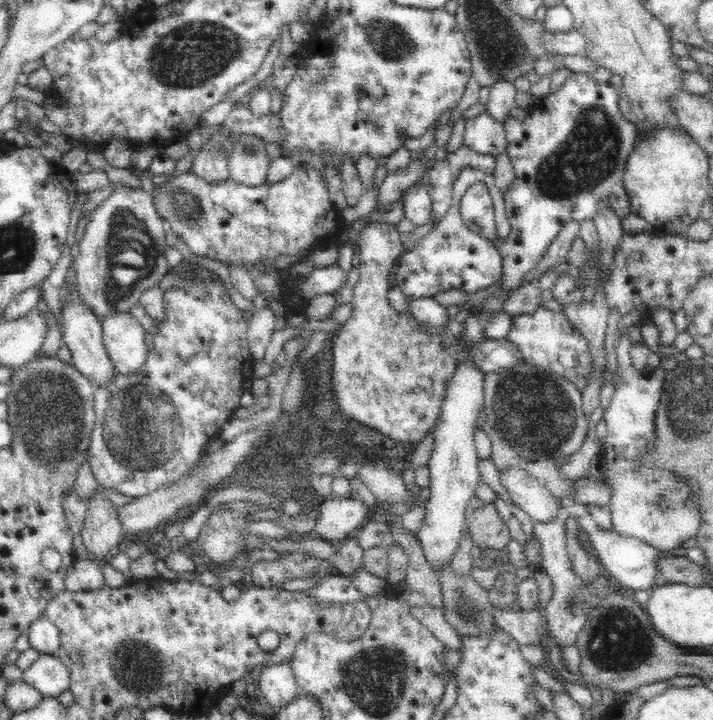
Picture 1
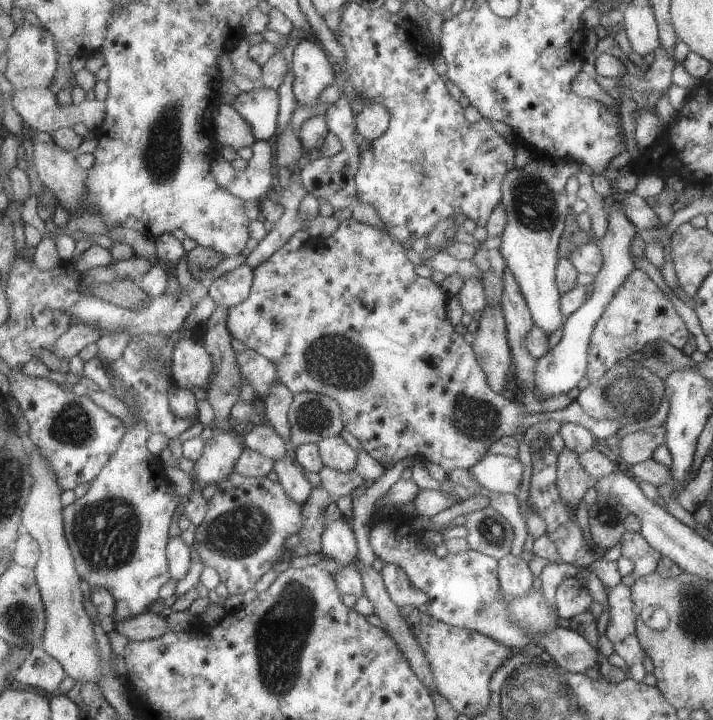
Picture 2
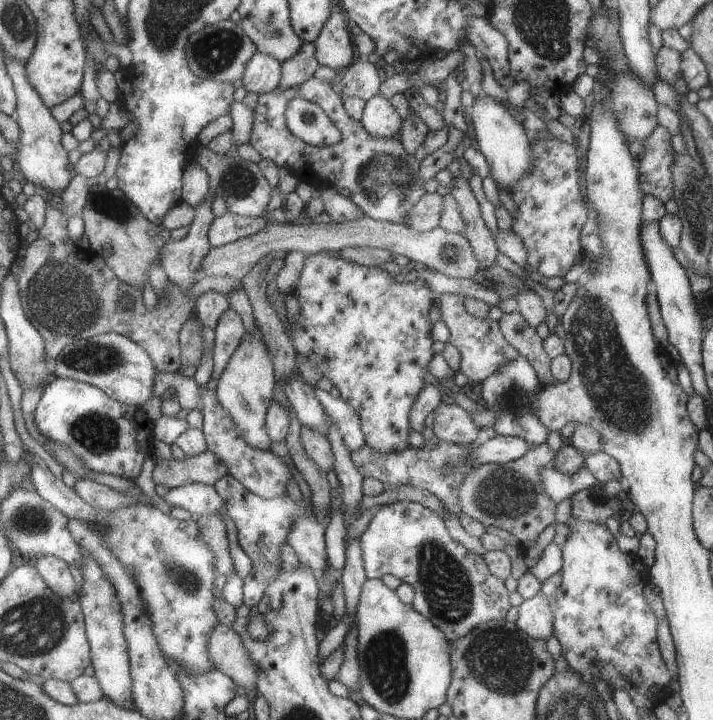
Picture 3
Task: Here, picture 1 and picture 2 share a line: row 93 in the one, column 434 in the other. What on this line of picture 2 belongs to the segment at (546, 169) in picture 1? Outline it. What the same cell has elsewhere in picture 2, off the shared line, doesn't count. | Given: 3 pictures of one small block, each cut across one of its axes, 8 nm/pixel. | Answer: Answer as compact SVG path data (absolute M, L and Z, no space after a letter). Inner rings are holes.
M401 511L397 515L384 515L381 521L378 520L374 524L371 541L372 548L374 548L378 558L382 559L385 564L403 566L408 571L414 584L430 596L428 608L432 616L448 624L486 634L486 636L492 637L512 650L518 651L522 646L525 647L526 645L539 645L544 652L550 655L553 661L572 673L585 673L588 668L598 669L598 652L590 646L588 640L580 636L579 632L554 625L546 628L546 630L540 630L536 634L530 634L530 630L526 630L526 626L522 627L522 624L517 619L513 619L512 615L509 616L510 604L505 598L504 588L501 586L500 562L498 559L474 549L468 549L460 552L460 554L448 553L446 557L440 558L436 556L435 550L430 550L430 548L426 550L426 533L426 530L418 530L416 517Z

